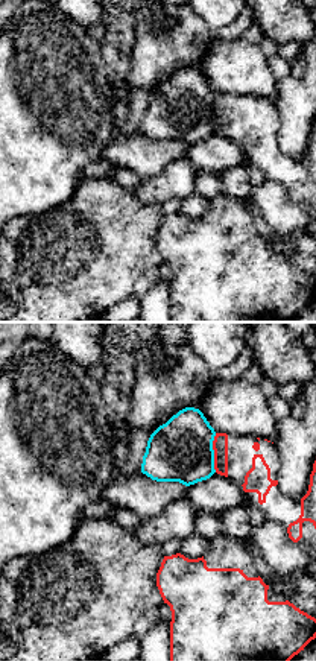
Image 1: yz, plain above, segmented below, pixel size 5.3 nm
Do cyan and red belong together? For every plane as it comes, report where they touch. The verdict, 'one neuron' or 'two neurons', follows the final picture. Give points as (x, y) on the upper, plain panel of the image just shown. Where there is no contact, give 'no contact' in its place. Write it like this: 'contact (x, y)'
contact (213, 113)

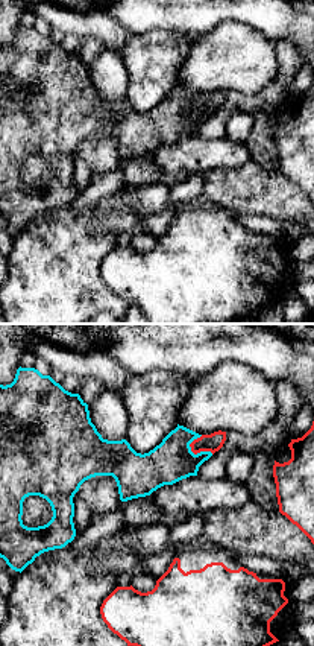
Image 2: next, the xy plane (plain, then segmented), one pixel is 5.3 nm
contact (199, 113)

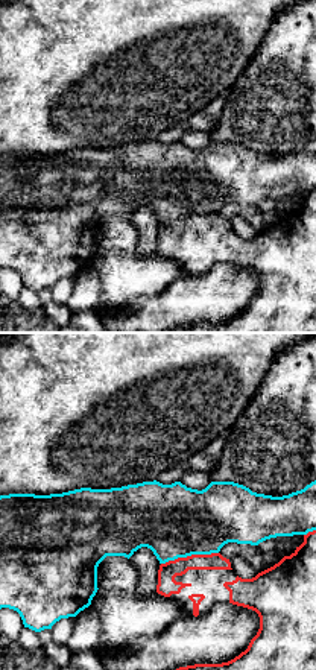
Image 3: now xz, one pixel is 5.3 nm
contact (189, 214)

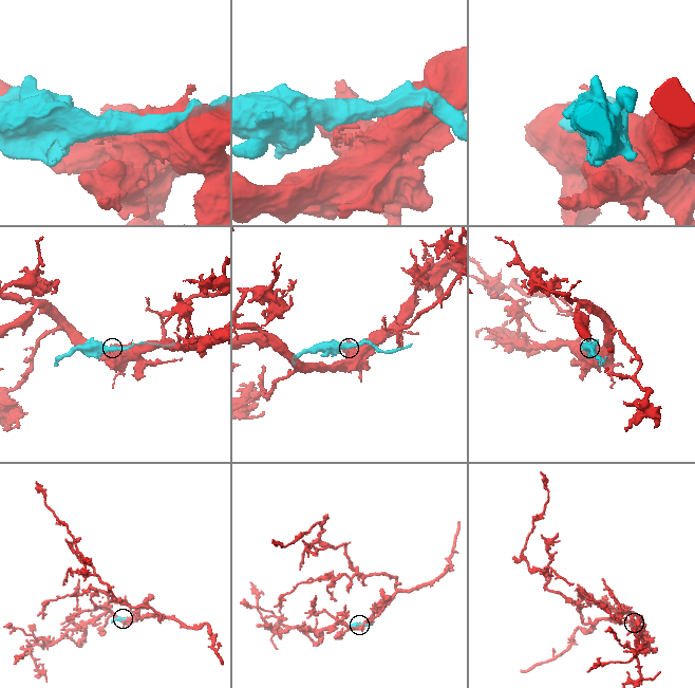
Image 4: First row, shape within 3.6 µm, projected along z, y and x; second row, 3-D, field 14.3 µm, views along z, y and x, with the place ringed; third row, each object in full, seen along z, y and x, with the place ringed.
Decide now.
two neurons

